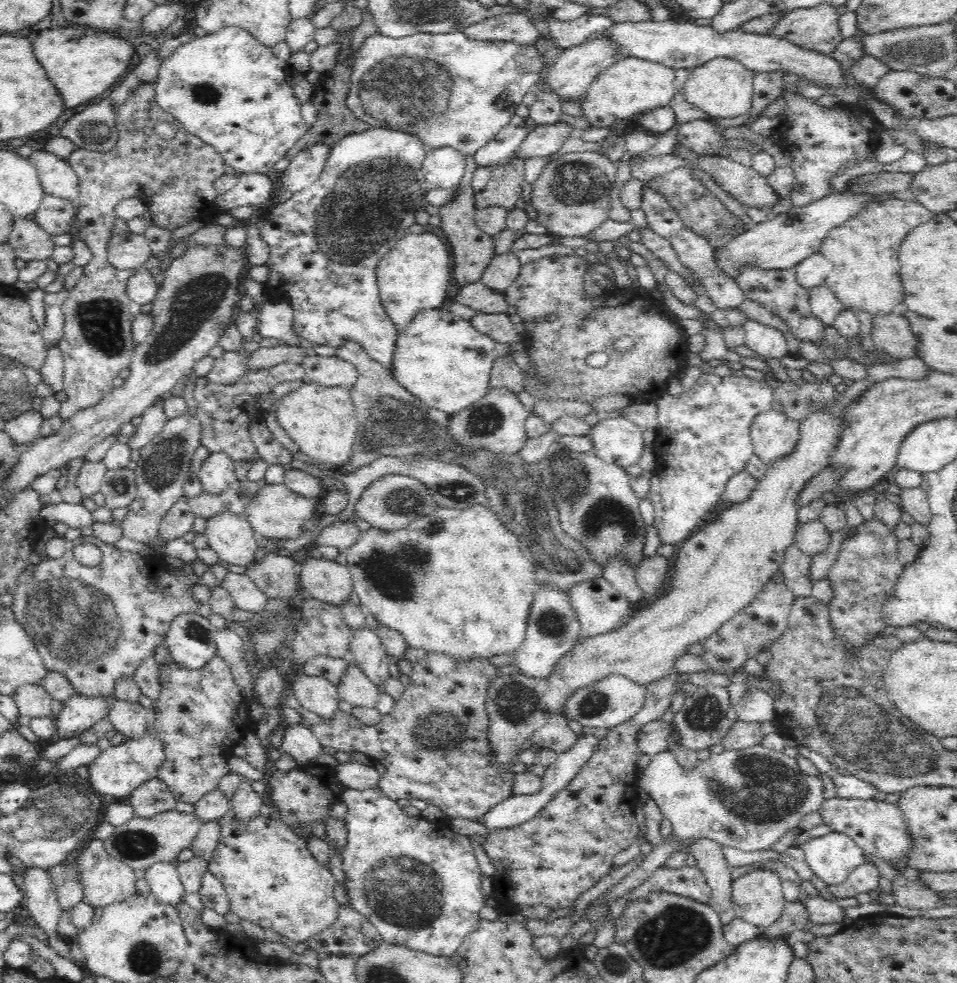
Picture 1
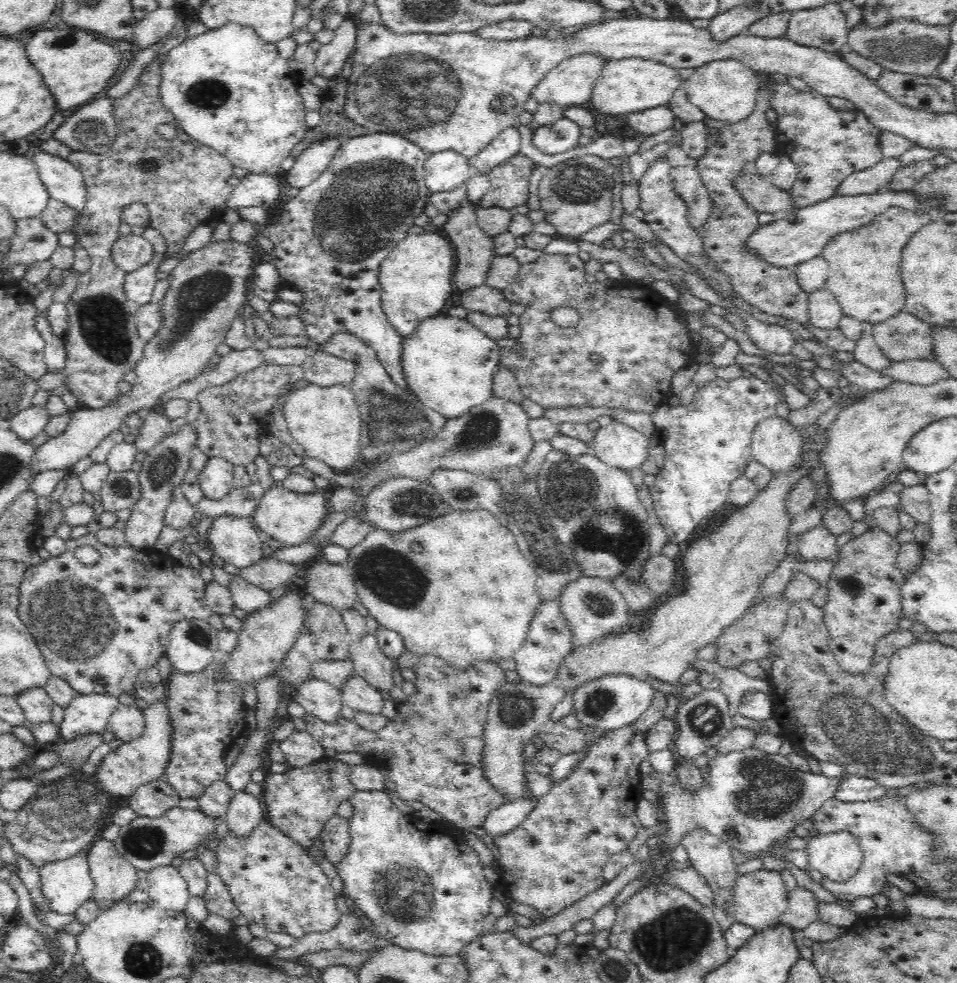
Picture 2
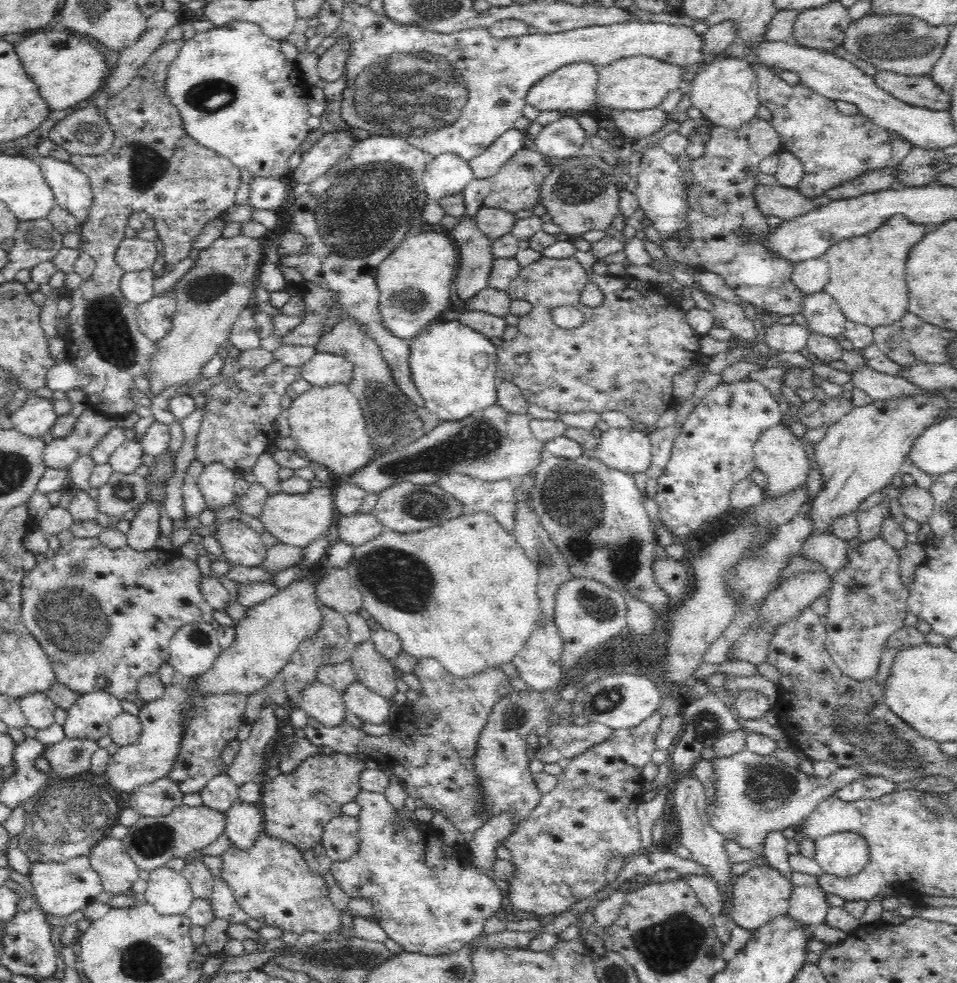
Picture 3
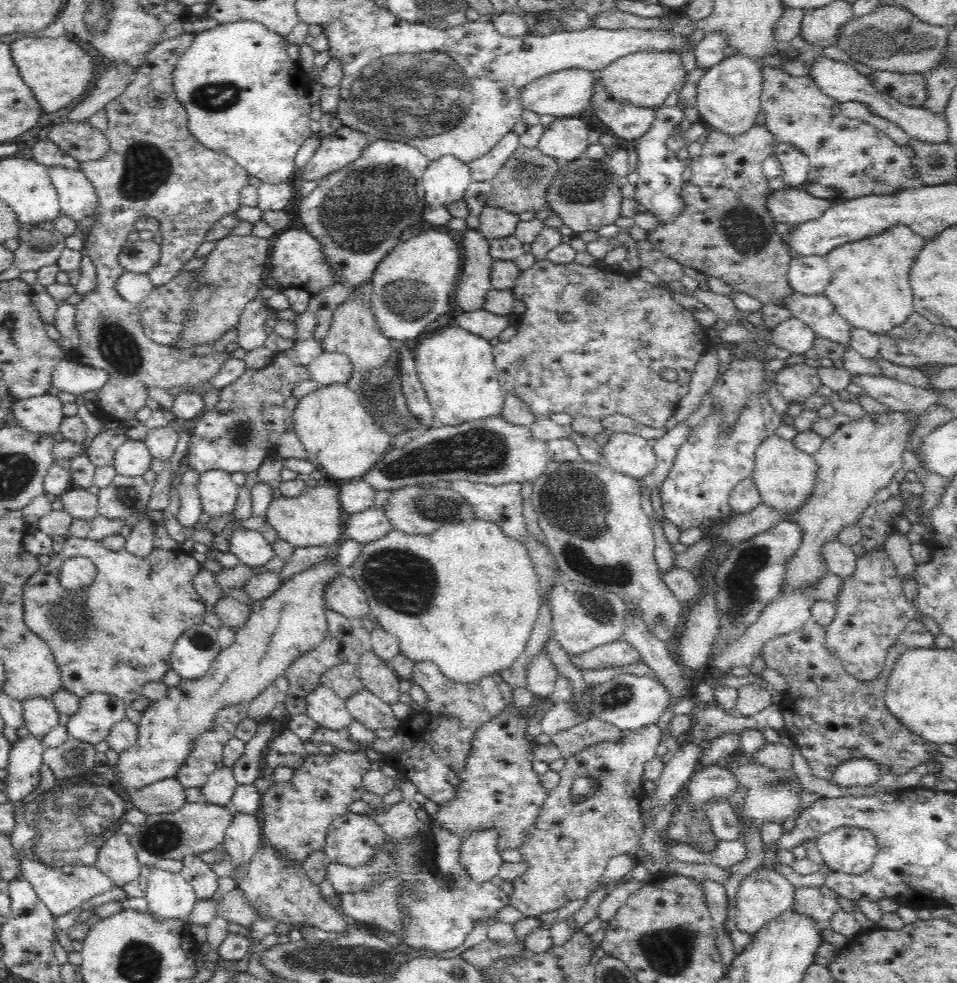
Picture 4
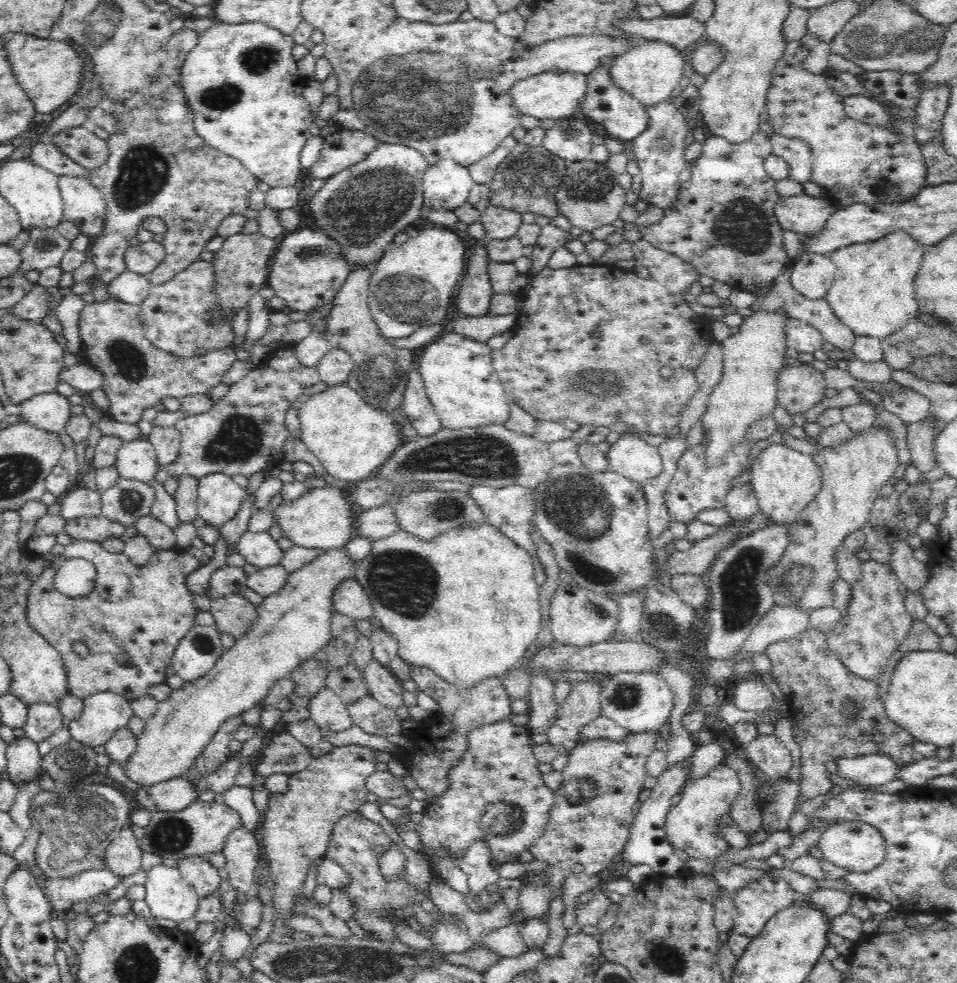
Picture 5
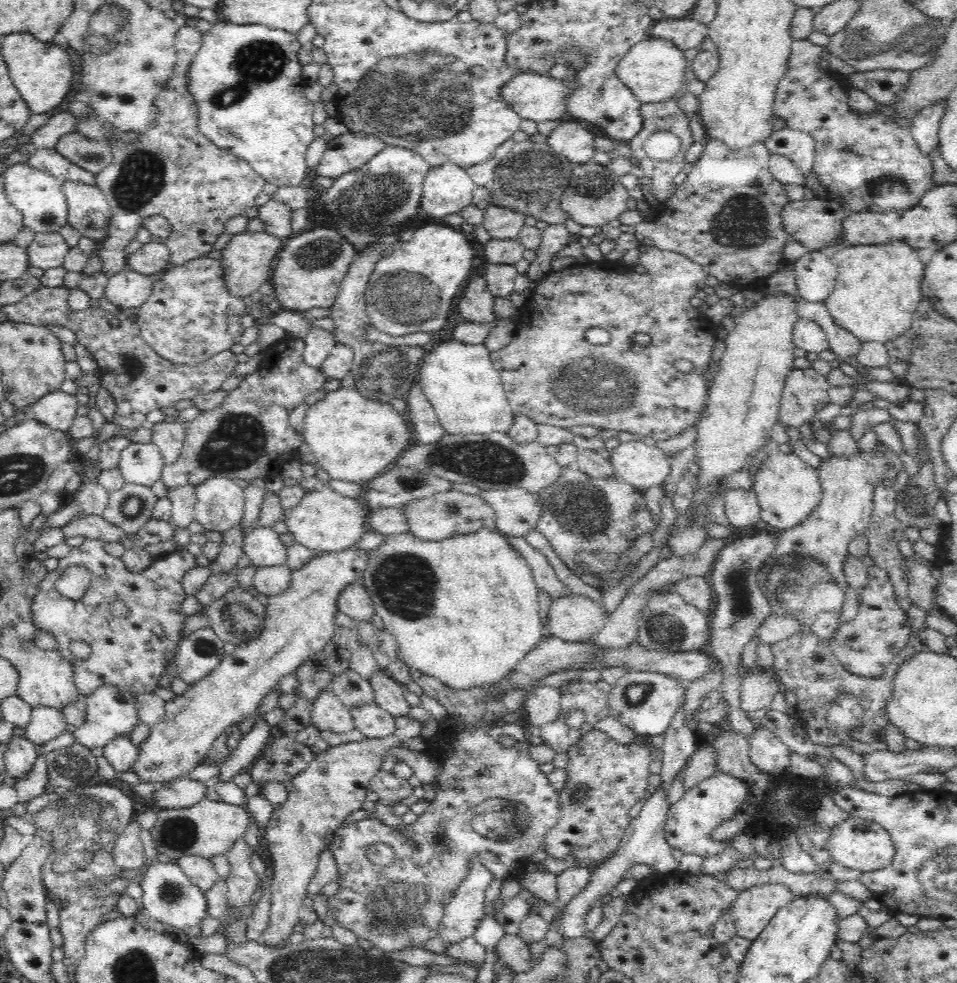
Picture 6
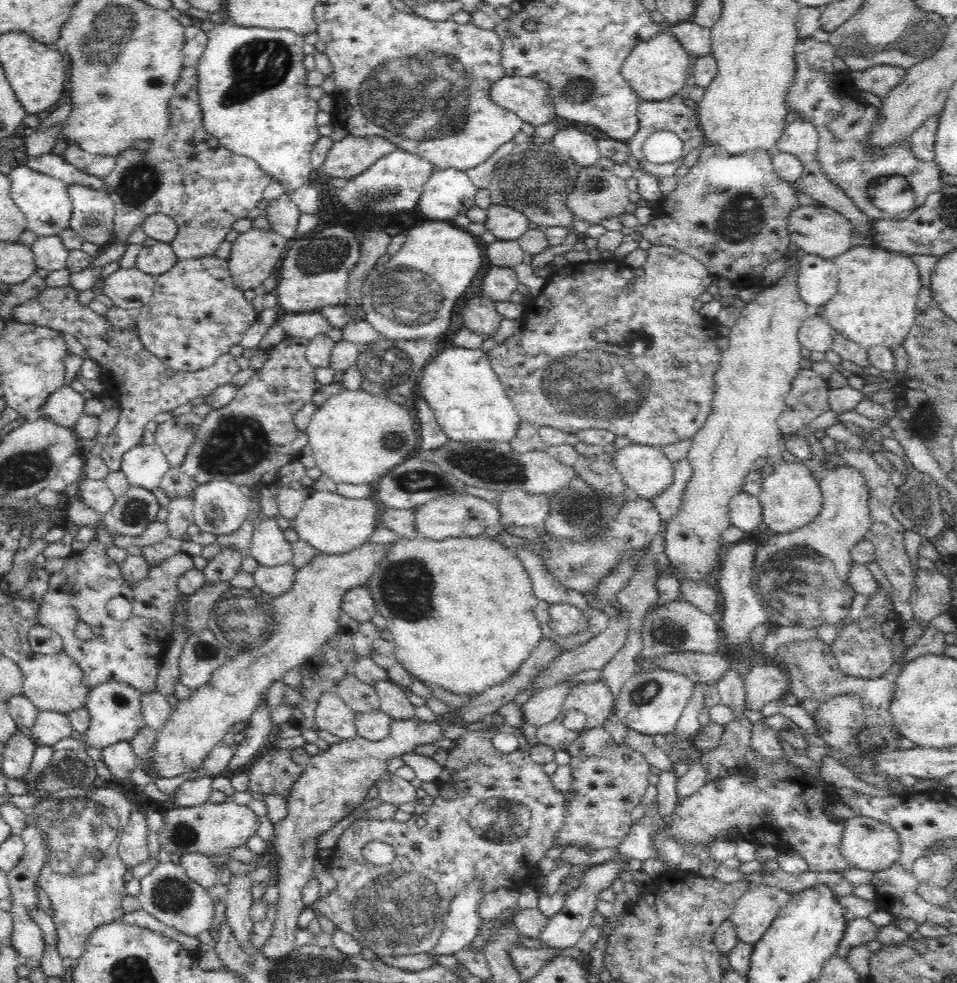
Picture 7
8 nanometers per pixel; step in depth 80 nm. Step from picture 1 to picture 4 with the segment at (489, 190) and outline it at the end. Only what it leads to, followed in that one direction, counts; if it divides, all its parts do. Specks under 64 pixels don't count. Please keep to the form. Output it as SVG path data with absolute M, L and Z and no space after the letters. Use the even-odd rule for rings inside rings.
M521 145L508 157L498 174L490 180L492 194L486 200L491 207L504 208L508 212L519 215L521 212L538 212L549 208L546 194L552 180L560 170L561 161L545 155L539 147L524 147Z

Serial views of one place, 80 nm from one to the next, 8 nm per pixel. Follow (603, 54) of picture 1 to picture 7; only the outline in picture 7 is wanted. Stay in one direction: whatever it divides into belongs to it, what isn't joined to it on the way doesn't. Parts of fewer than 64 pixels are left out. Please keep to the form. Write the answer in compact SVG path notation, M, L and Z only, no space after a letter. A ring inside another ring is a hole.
M505 76L492 83L489 88L490 98L502 108L515 112L520 120L538 126L554 118L553 104L547 100L547 84L529 76Z

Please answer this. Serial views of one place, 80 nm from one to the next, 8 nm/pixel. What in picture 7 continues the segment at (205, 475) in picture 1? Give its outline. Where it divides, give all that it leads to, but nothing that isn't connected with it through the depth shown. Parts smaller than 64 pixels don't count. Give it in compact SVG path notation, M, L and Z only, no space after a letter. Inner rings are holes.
M211 480L206 484L200 484L192 497L195 499L193 520L203 532L216 536L233 534L241 528L248 516L249 500L240 491L238 484L233 482Z

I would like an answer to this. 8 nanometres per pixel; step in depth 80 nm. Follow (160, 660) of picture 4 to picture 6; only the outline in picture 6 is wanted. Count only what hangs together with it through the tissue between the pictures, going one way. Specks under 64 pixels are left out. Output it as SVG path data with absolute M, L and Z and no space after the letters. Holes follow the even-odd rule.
M87 539L84 543L80 544L80 546L72 547L66 557L59 559L57 568L51 572L48 572L46 578L40 582L40 588L38 588L38 592L36 592L36 596L34 596L34 600L32 600L32 621L34 621L34 625L36 625L37 630L51 632L55 638L57 638L57 650L60 651L60 654L66 660L68 660L68 662L72 663L72 669L74 669L74 684L76 687L78 687L78 691L80 691L81 695L90 696L92 692L96 690L96 688L104 685L116 686L124 691L132 693L134 696L139 694L154 693L154 690L159 688L158 680L162 672L164 672L169 665L169 660L174 659L174 656L176 656L175 648L180 644L178 641L182 635L182 625L186 620L186 617L181 613L181 606L183 600L188 594L185 592L184 587L182 586L181 578L186 574L187 570L198 566L198 564L196 563L194 555L181 549L176 552L172 552L172 554L154 558L153 563L148 568L144 569L144 572L130 572L125 567L124 561L121 558L112 556L105 551L104 544L105 543L102 540ZM70 566L85 566L91 572L88 590L86 590L84 596L80 600L62 596L55 587L56 580L58 580L58 578L64 574L64 570L66 570L66 568L70 568ZM117 598L124 600L124 602L127 604L127 607L129 608L129 615L127 617L116 617L112 615L110 611L110 604L112 604L112 602L114 602L114 600ZM74 640L83 640L92 649L90 655L85 660L74 656L74 653L69 650L69 643L74 642Z

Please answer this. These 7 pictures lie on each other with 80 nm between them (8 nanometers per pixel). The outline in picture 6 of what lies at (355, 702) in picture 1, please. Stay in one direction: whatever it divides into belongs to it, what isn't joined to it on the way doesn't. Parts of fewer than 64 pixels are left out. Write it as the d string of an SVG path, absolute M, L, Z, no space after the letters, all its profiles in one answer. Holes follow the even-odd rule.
M376 702L351 709L351 715L355 728L370 739L387 738L396 728L395 717L378 706Z

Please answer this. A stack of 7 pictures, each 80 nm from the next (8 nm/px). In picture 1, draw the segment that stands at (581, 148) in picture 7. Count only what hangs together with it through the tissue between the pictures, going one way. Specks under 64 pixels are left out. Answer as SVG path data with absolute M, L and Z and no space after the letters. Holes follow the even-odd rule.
M563 121L549 125L537 125L527 134L514 156L524 159L533 156L551 156L564 146L564 142L571 135L575 136L575 129Z

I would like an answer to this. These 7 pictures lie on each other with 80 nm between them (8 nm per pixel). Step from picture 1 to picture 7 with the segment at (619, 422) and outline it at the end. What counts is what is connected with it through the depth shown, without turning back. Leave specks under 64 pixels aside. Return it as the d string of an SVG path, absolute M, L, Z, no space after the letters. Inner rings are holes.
M647 444L616 449L612 463L638 499L651 501L660 496L674 478L672 462L660 448Z

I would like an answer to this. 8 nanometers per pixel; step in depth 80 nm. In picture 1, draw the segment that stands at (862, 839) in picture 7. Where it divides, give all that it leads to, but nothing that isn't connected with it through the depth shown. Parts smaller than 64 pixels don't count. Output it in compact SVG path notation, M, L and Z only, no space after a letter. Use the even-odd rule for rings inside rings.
M832 831L827 835L810 839L803 844L804 860L814 872L813 875L818 876L826 885L843 884L848 876L857 870L862 864L865 864L865 852L858 846L847 834Z

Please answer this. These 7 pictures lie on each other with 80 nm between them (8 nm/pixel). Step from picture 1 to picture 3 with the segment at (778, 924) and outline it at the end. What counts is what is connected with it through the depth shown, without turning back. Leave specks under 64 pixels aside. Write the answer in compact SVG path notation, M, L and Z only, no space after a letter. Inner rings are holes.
M819 885L794 887L790 896L787 914L808 928L824 924L830 905L826 901L827 892Z

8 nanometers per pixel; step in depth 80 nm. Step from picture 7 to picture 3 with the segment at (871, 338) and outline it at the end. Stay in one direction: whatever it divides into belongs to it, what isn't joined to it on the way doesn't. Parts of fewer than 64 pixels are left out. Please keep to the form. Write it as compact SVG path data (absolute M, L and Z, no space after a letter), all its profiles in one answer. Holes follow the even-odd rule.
M894 214L880 228L840 240L823 254L831 272L825 292L838 303L848 321L876 329L894 325L909 312L904 268L910 250L929 231L928 224L914 224L905 216Z

